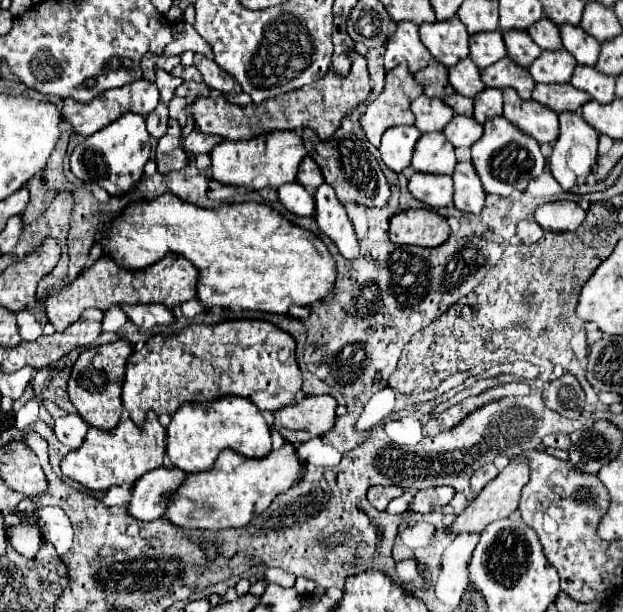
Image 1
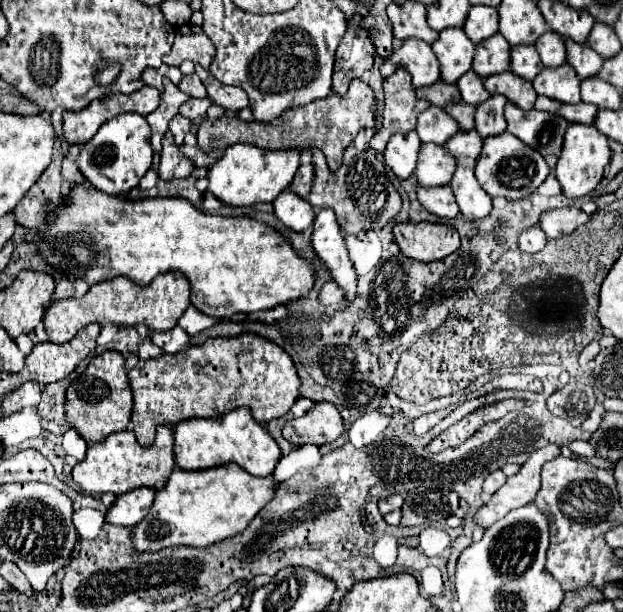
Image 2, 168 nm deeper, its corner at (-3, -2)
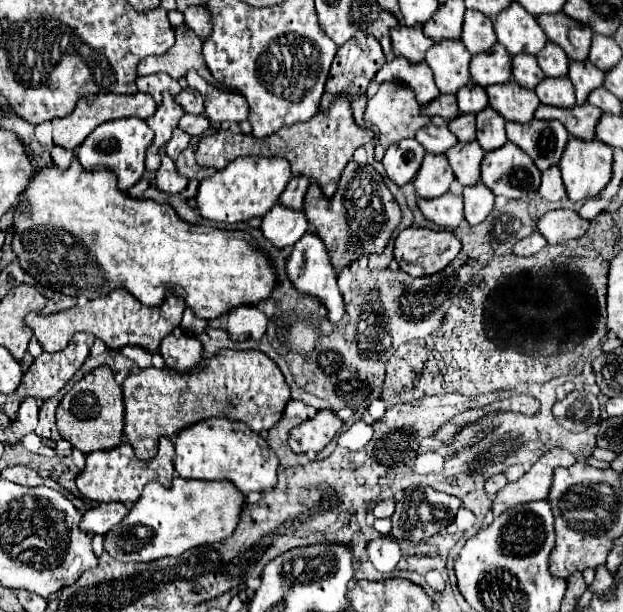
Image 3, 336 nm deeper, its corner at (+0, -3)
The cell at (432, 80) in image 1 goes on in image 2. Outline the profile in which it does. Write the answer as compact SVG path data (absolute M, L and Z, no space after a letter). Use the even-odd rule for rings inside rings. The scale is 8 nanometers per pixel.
M438 79L436 83L428 85L428 87L420 87L416 89L416 95L420 99L428 99L432 105L436 107L444 107L448 101L458 103L460 101L460 91L456 85L452 83L444 83L442 79Z

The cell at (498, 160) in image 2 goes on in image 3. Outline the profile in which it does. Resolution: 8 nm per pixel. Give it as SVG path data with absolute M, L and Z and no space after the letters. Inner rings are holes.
M507 142L505 146L485 154L481 164L481 182L495 194L505 198L523 198L541 184L541 172L521 148Z

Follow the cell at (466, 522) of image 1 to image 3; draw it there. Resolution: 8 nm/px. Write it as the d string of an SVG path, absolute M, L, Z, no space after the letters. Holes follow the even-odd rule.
M553 448L553 450L545 452L523 478L519 478L517 482L509 482L495 496L493 514L499 516L501 512L505 512L507 508L511 508L515 504L545 500L549 496L549 488L551 488L551 482L553 482L553 470L559 468L559 466L569 468L575 462L577 460L561 448Z

